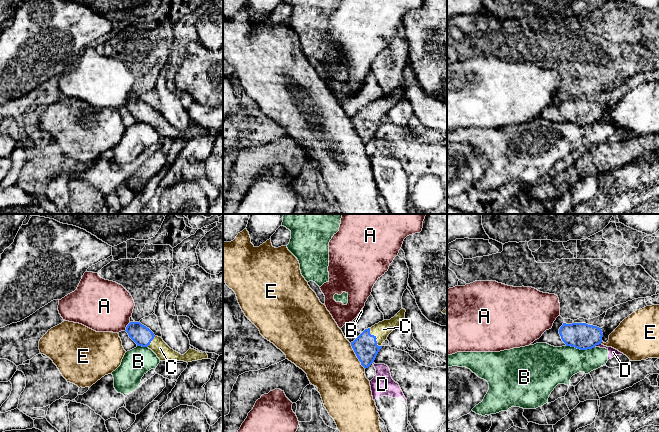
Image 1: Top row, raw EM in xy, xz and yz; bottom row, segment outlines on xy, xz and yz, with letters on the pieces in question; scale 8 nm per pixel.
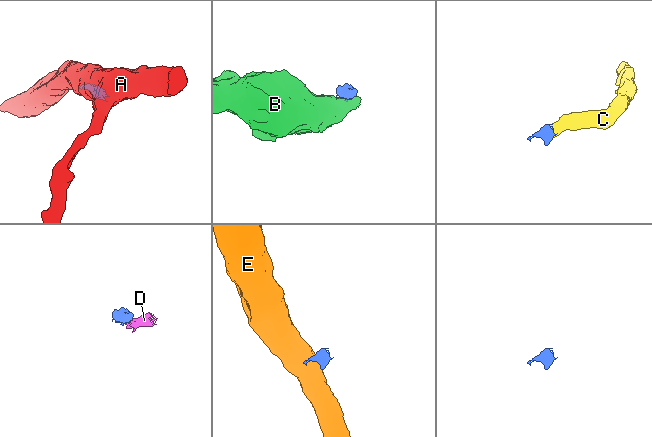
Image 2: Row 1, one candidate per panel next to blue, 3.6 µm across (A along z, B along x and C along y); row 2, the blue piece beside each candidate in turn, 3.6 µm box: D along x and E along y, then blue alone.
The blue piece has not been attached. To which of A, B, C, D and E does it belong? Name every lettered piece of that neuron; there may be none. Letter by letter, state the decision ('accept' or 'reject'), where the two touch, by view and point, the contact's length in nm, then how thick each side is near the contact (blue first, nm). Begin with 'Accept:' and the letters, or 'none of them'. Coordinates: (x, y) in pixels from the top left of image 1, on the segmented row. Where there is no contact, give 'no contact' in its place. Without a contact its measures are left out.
Accept: C
A: reject; contact xy (127, 326); length 90 nm; calibres 160 and 420 nm
B: reject; contact yz (580, 349); length 240 nm; calibres 220 and 300 nm
C: accept; contact xz (376, 338); length 180 nm; calibres 190 and 130 nm
D: reject; contact yz (597, 344); length 60 nm; calibres 220 and 70 nm
E: reject; contact xz (356, 355); length 240 nm; calibres 190 and 420 nm

